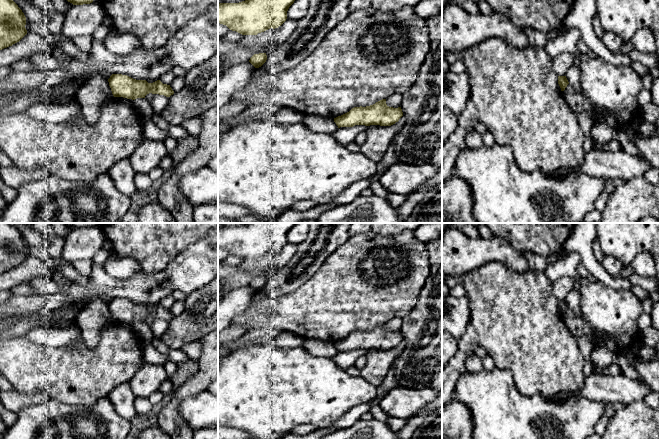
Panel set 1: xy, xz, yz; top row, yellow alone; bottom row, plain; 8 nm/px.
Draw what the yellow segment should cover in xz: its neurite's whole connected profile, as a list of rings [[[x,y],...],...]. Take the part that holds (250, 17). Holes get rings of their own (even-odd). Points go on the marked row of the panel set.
[[[245,0],[239,3],[219,3],[218,23],[242,35],[257,35],[281,26],[294,1]]]

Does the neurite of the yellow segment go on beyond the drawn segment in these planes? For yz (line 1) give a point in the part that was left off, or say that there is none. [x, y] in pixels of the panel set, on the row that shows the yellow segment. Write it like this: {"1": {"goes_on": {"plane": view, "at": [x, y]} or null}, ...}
{"1": {"goes_on": null}}

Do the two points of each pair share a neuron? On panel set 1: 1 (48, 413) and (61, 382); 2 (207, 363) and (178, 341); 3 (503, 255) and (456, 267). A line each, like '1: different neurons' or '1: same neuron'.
1: different neurons
2: different neurons
3: same neuron

